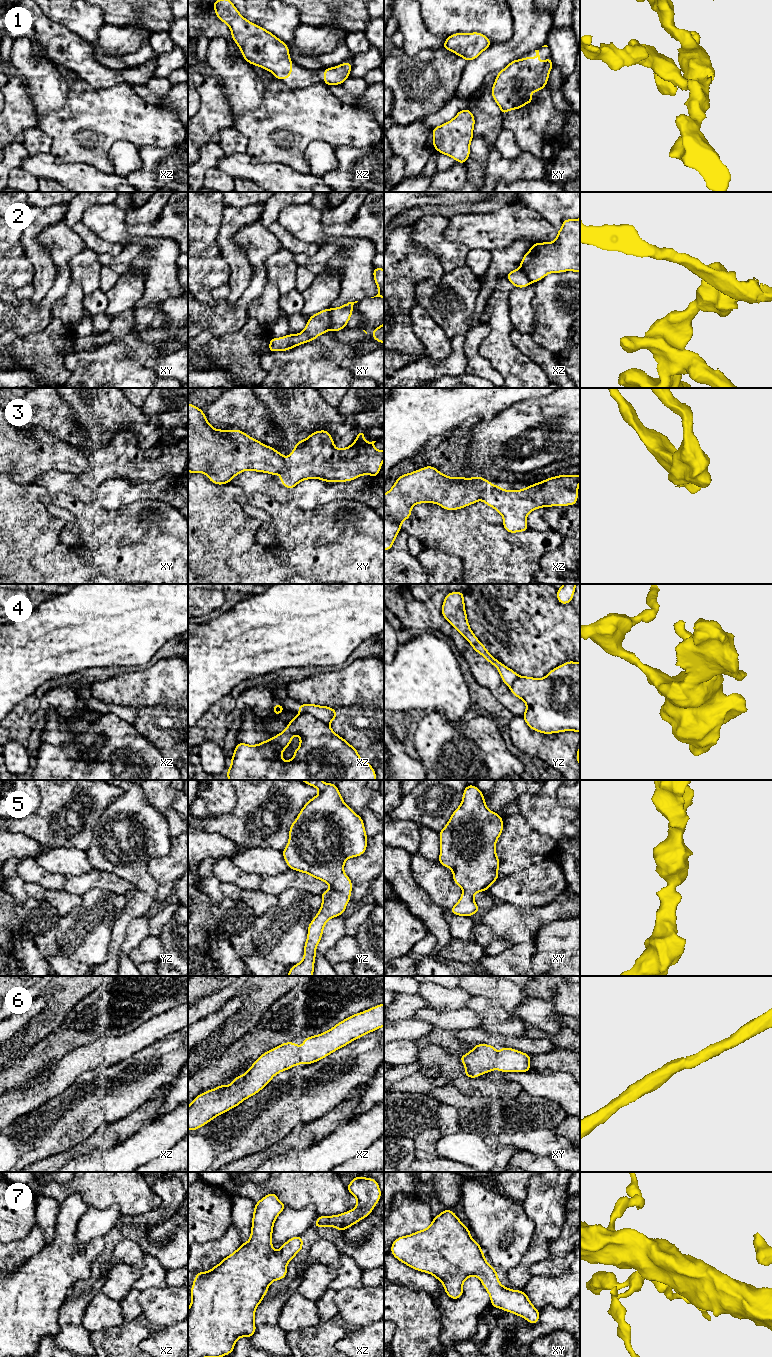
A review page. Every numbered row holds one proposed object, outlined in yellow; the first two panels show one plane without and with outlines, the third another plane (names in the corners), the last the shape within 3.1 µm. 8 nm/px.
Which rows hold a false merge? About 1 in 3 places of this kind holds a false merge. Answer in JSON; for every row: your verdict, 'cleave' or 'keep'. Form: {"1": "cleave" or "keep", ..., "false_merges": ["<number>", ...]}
{"1": "keep", "2": "cleave", "3": "keep", "4": "cleave", "5": "keep", "6": "keep", "7": "keep", "false_merges": ["2", "4"]}

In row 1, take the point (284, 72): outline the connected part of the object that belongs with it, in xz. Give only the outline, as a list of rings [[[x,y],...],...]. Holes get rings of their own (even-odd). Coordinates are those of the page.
[[[216,0],[213,7],[218,19],[229,26],[234,42],[249,64],[271,71],[279,80],[288,79],[294,63],[286,43],[245,19],[231,0]]]

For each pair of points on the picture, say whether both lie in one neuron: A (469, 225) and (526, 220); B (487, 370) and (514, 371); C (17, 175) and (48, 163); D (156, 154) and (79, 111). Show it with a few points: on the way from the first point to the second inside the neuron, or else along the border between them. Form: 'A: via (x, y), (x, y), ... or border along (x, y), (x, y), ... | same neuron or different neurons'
A: via (483, 225), (507, 225), (512, 222) | same neuron
B: border along (479, 353), (502, 377) | different neurons
C: border along (20, 166), (37, 178) | different neurons
D: border along (139, 146), (167, 147) | different neurons

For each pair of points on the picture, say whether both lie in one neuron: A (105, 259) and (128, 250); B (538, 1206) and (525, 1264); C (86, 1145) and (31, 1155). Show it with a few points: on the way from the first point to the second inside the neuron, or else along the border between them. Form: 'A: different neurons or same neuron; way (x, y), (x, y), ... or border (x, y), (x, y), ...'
A: same neuron; way (111, 259), (119, 259), (122, 256)
B: same neuron; way (541, 1220), (541, 1240), (537, 1250)
C: different neurons; border (77, 1144), (54, 1153), (49, 1157)

